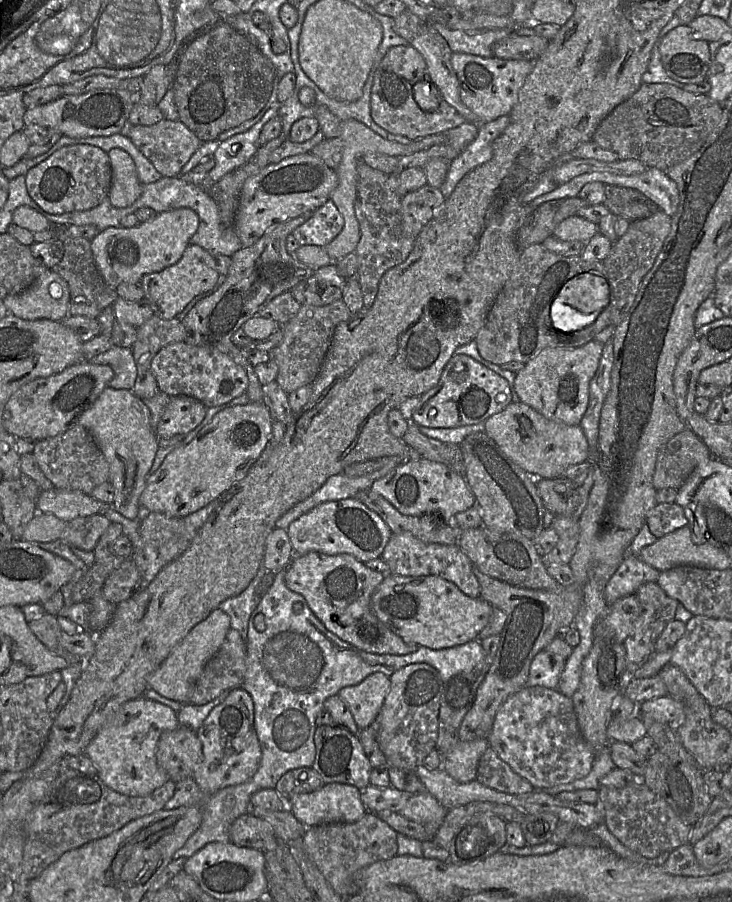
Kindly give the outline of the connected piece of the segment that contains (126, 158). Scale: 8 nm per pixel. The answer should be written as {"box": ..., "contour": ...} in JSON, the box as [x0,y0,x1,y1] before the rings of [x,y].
{"box":[107,148,142,208],"contour":[[[112,148],[107,152],[111,164],[111,184],[108,198],[117,208],[132,205],[142,193],[142,183],[137,176],[131,156],[122,149]]]}

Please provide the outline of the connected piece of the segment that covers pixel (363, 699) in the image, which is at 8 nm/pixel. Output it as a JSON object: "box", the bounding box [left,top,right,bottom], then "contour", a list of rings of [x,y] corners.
{"box":[337,672,390,730],"contour":[[[381,672],[367,676],[354,686],[347,686],[337,693],[348,705],[360,730],[376,720],[390,688],[390,678]]]}

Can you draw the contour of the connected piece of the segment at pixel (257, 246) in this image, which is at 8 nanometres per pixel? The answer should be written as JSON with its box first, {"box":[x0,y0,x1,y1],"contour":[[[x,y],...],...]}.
{"box":[182,212,319,402],"contour":[[[312,212],[275,224],[253,245],[242,247],[231,256],[231,265],[223,284],[210,296],[200,300],[183,318],[182,324],[188,338],[184,341],[192,345],[214,347],[230,356],[241,365],[248,376],[247,395],[250,402],[262,402],[262,386],[247,359],[246,352],[240,350],[232,341],[233,334],[250,318],[256,316],[276,296],[290,290],[308,278],[319,267],[311,267],[293,257],[286,248],[288,235],[302,225]]]}

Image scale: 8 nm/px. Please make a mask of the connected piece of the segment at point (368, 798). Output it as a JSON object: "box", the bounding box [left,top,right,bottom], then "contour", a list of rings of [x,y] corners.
{"box":[361,785,410,812],"contour":[[[368,785],[361,791],[361,799],[367,812],[399,812],[406,804],[410,794],[390,786],[378,787]]]}

